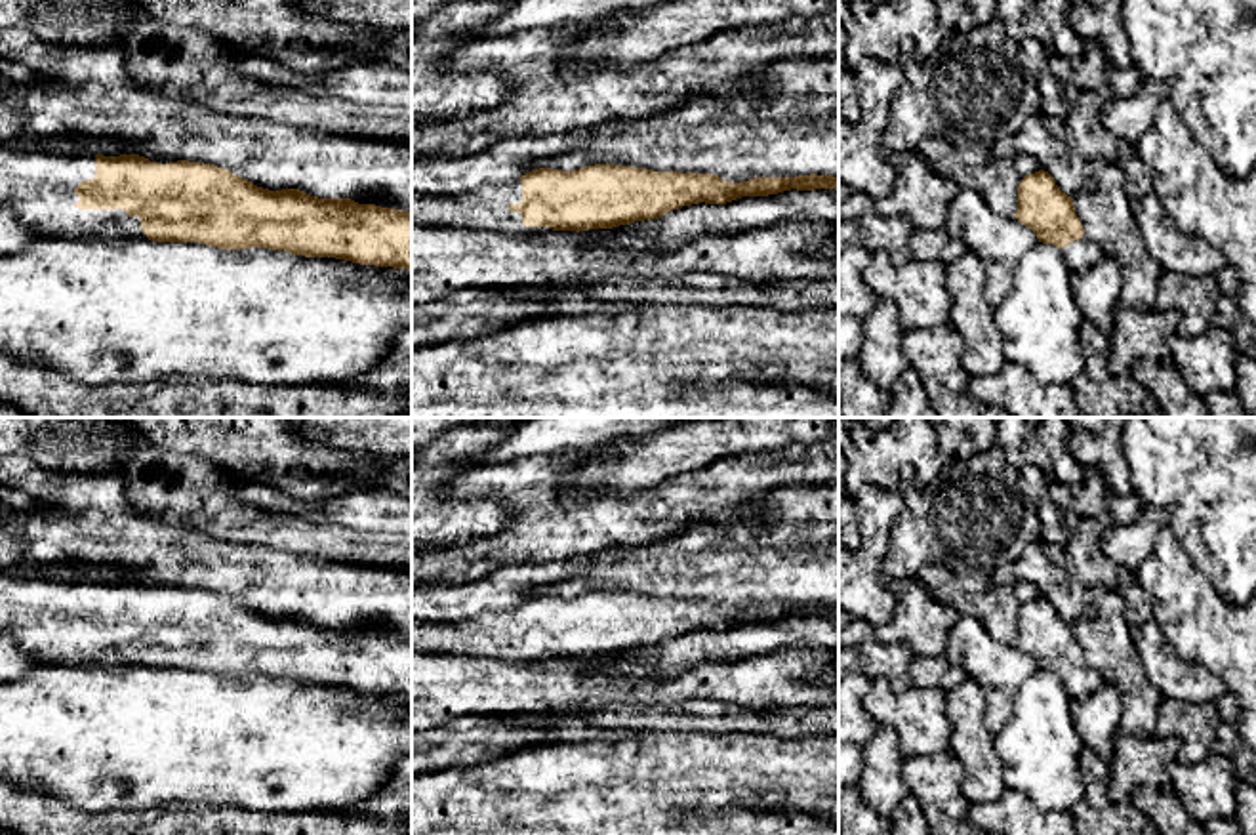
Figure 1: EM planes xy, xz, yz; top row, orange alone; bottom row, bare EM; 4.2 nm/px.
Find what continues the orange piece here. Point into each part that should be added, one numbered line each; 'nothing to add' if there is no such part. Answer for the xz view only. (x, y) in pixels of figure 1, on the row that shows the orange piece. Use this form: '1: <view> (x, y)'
1: xz (486, 206)

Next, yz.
1: yz (1079, 256)

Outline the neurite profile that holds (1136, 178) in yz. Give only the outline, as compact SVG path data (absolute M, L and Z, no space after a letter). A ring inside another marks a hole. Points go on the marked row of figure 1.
M1121 143L1117 164L1124 173L1124 193L1130 200L1153 191L1149 172L1132 145Z

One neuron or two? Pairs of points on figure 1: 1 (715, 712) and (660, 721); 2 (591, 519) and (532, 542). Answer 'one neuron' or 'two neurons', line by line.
1: one neuron
2: one neuron

